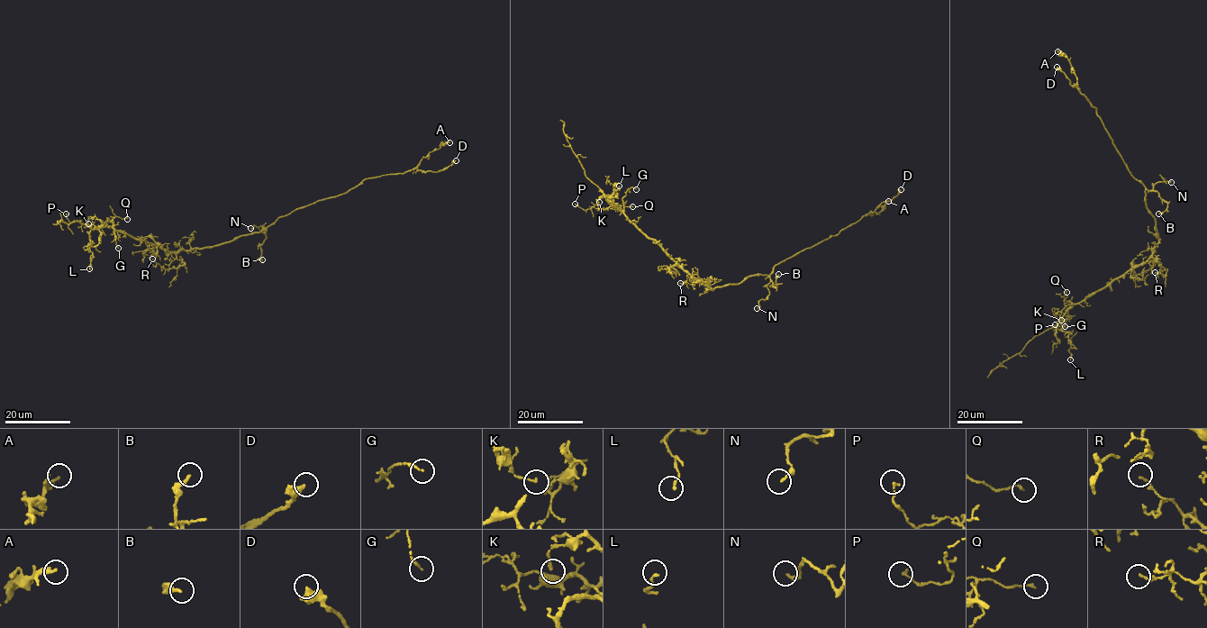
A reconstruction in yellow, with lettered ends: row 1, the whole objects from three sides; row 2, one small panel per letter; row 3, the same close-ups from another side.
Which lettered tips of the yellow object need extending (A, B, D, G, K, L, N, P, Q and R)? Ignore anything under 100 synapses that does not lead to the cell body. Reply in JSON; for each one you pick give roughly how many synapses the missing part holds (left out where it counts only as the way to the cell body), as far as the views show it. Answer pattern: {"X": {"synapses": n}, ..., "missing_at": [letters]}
{"missing_at": []}

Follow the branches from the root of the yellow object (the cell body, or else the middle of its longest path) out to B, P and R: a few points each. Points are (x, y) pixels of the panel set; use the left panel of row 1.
B: (216, 246), (265, 231), (266, 238), (260, 246), (259, 258), (262, 259)
P: (216, 246), (165, 251), (112, 227), (71, 222), (66, 213)
R: (216, 246), (183, 249), (176, 256), (184, 264), (173, 268), (163, 268), (152, 259)

